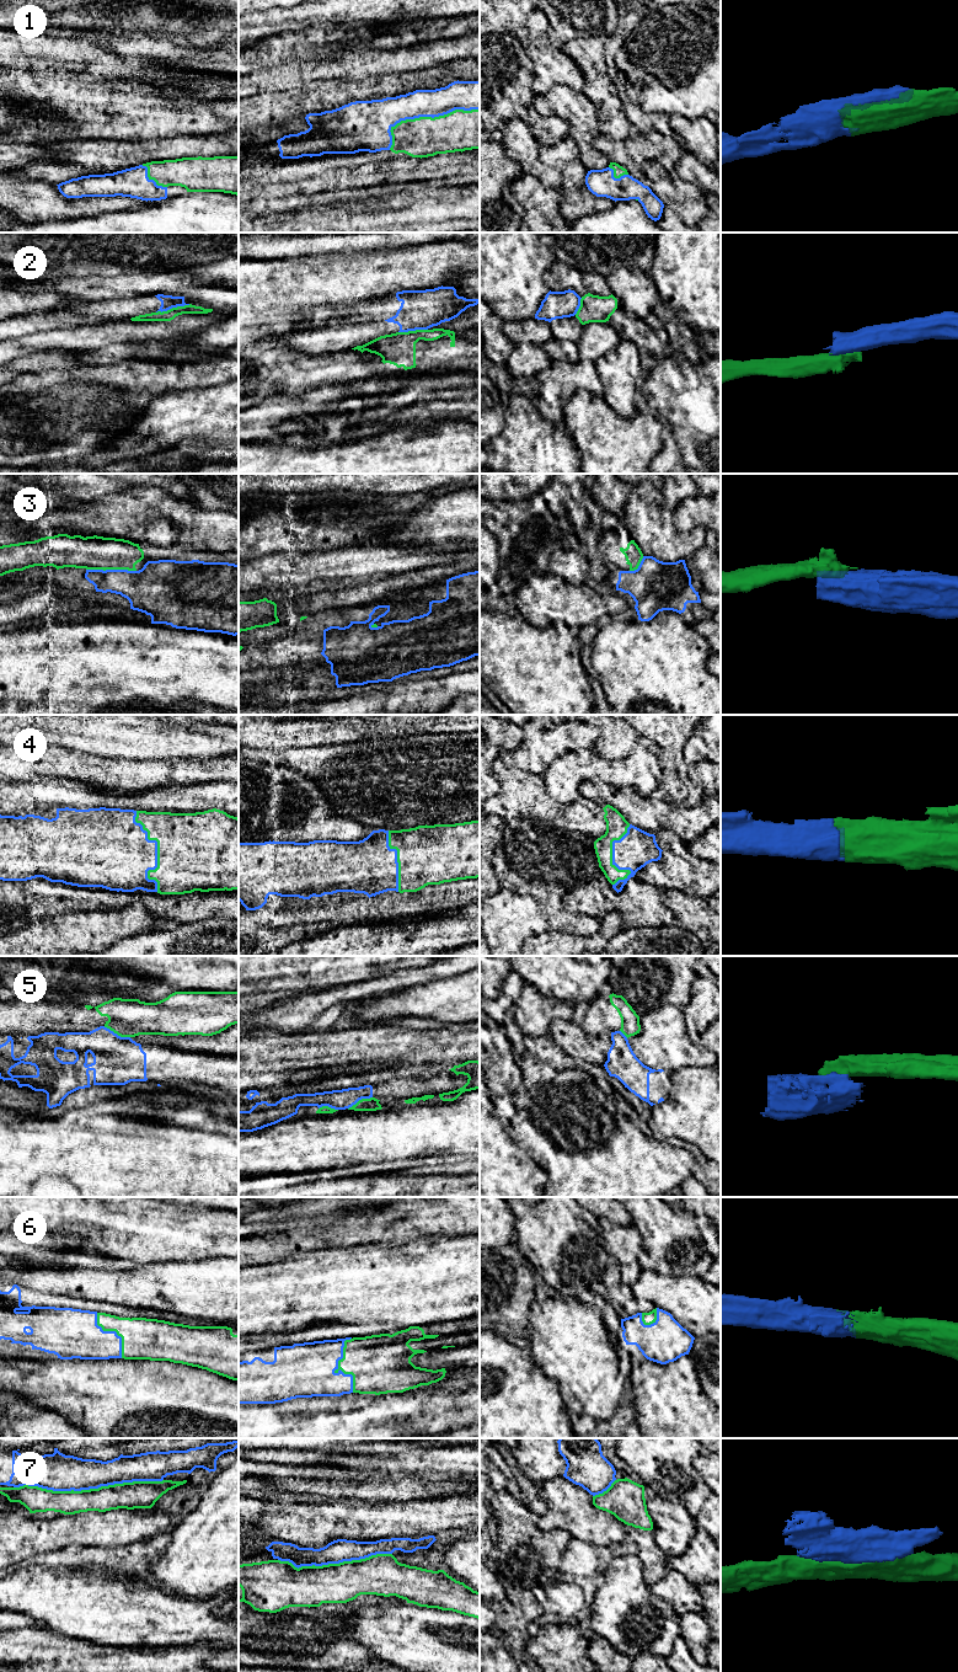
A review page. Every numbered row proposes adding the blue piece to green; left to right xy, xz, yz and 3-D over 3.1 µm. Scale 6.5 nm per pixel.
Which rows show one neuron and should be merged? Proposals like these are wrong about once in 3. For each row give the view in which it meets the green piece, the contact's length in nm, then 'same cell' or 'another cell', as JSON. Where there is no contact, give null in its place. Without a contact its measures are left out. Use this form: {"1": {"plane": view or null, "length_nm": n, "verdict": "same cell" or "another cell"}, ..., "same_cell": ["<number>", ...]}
{"1": {"plane": "xz", "length_nm": 650, "verdict": "same cell"}, "2": {"plane": "xy", "length_nm": 240, "verdict": "another cell"}, "3": {"plane": "xy", "length_nm": 320, "verdict": "another cell"}, "4": {"plane": "xy", "length_nm": 550, "verdict": "same cell"}, "5": {"plane": "xy", "length_nm": 190, "verdict": "another cell"}, "6": {"plane": "xz", "length_nm": 360, "verdict": "same cell"}, "7": {"plane": "xy", "length_nm": 1000, "verdict": "another cell"}, "same_cell": ["1", "4", "6"]}

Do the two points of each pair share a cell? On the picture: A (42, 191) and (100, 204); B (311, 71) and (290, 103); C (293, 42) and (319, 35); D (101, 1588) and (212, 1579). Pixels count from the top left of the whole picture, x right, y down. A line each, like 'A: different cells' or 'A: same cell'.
A: same cell
B: different cells
C: same cell
D: different cells

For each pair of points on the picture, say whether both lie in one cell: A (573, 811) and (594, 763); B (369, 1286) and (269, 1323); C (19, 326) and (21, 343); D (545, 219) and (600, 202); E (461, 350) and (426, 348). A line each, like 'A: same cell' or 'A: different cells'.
A: different cells
B: same cell
C: different cells
D: different cells
E: same cell

